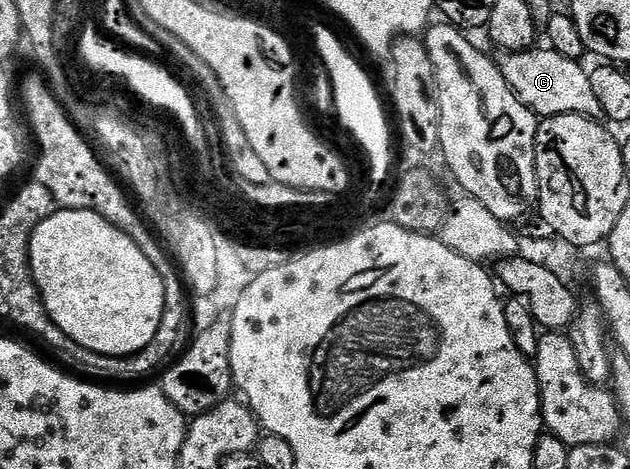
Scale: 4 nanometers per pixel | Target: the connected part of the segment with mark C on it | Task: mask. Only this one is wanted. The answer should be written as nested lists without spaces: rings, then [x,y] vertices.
[[[550,49],[513,51],[498,56],[497,62],[505,81],[513,88],[515,95],[536,116],[584,115],[596,121],[603,119],[603,110],[589,85],[589,71],[577,59],[561,57],[561,53]]]

